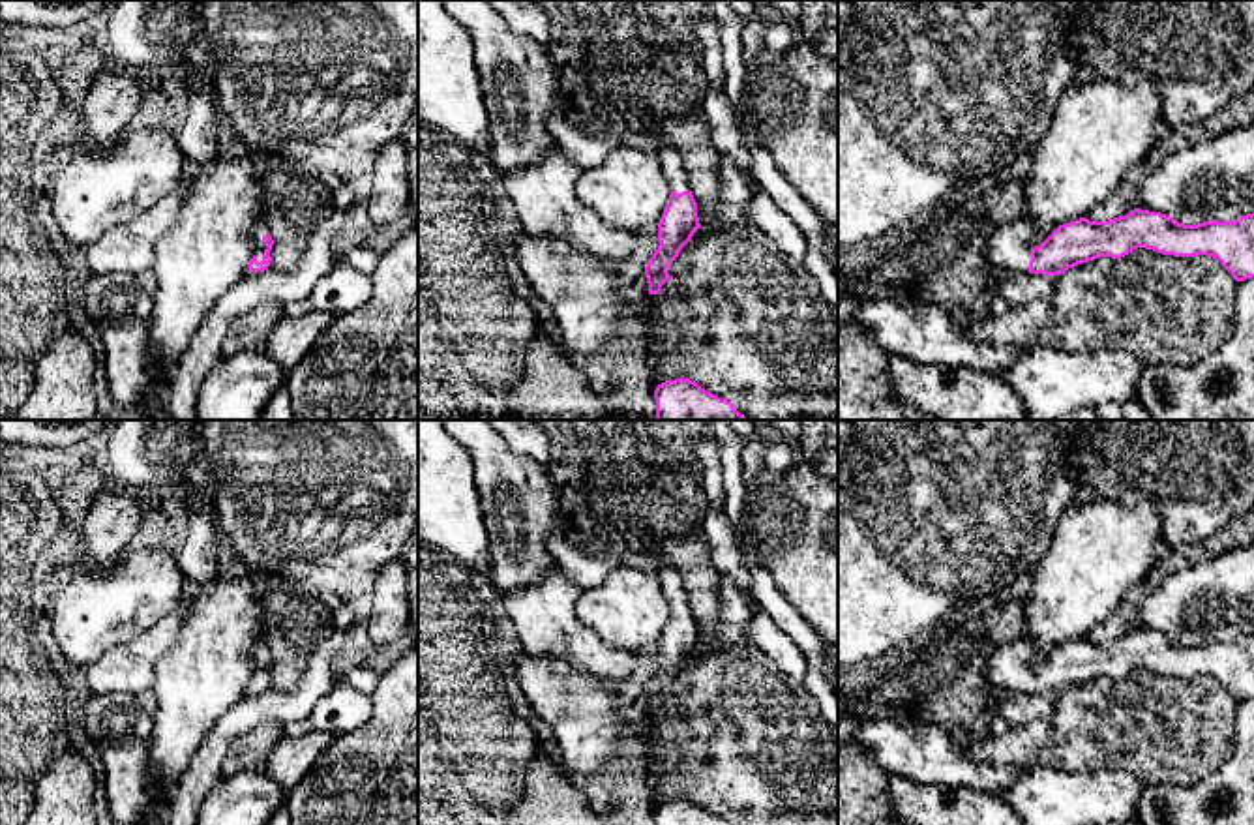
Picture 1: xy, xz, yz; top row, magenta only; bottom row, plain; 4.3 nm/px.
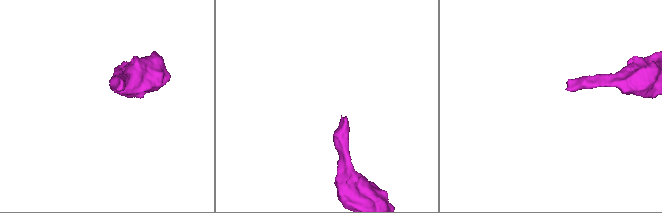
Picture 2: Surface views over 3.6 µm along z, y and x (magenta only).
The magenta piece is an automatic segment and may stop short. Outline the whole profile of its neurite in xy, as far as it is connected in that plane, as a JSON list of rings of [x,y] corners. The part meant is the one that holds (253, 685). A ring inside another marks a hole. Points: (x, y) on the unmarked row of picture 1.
[[[259,643],[253,649],[251,658],[257,664],[257,669],[255,669],[253,679],[247,682],[246,696],[255,696],[262,690],[272,688],[270,671],[272,671],[274,660],[268,654],[268,649],[262,643]]]

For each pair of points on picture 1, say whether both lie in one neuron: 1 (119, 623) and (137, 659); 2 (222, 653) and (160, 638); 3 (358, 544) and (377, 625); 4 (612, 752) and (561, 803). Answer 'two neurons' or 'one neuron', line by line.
1: two neurons
2: two neurons
3: two neurons
4: two neurons

